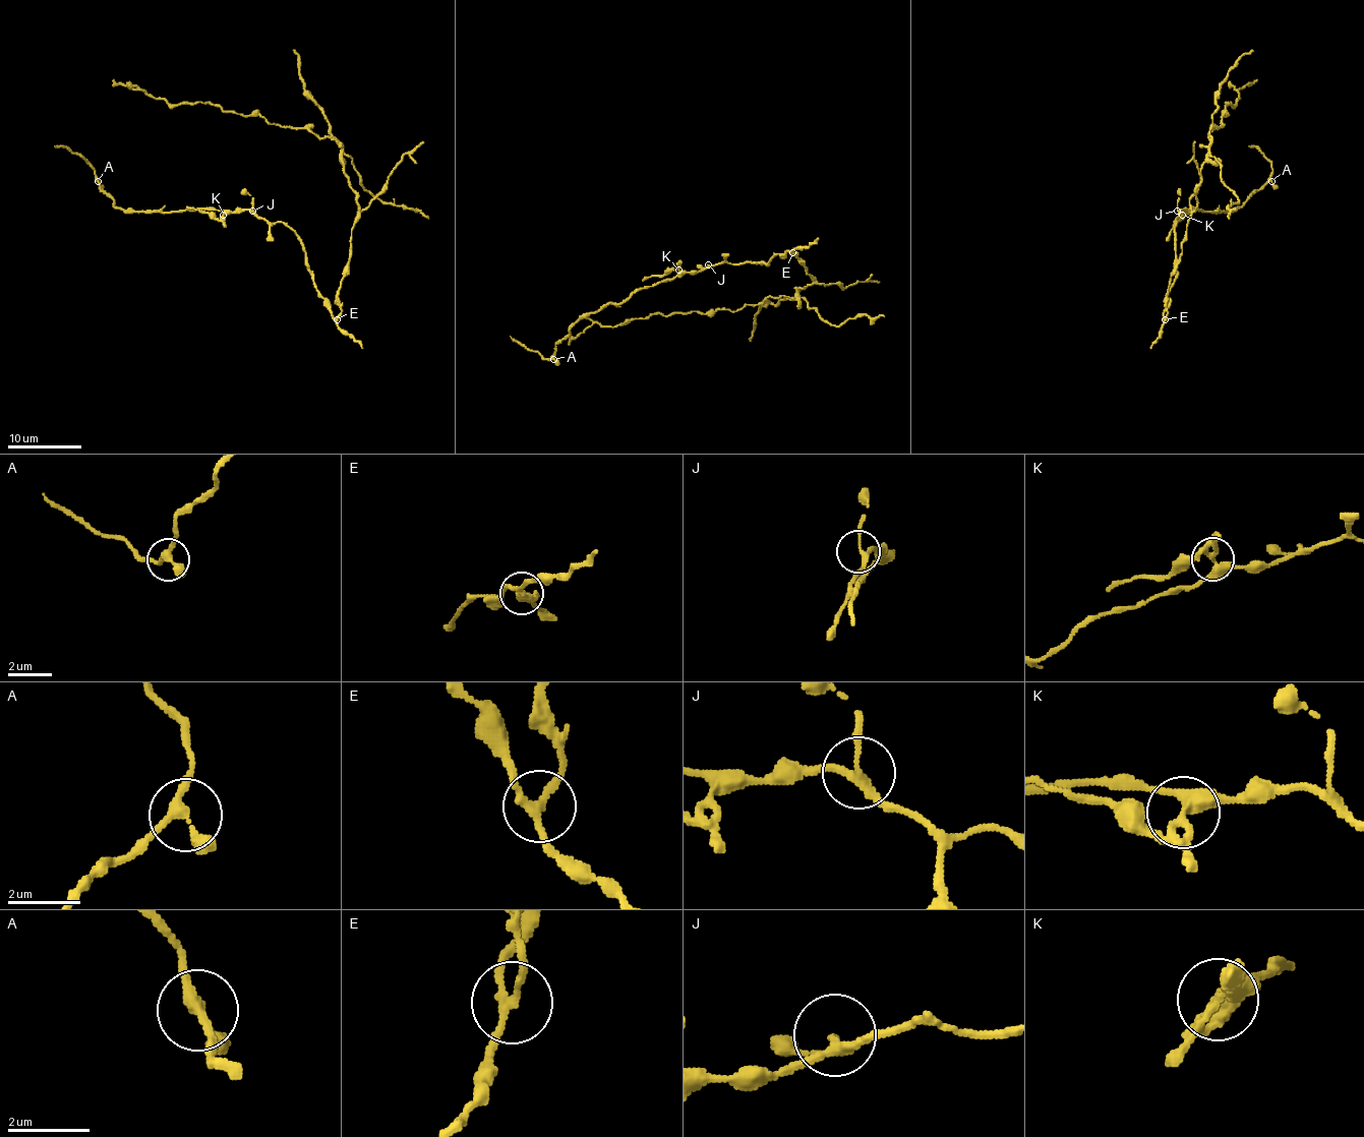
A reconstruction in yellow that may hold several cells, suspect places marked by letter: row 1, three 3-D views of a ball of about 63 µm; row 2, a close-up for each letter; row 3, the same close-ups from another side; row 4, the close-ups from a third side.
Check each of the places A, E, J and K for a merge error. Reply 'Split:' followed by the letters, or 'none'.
Split: E, K

